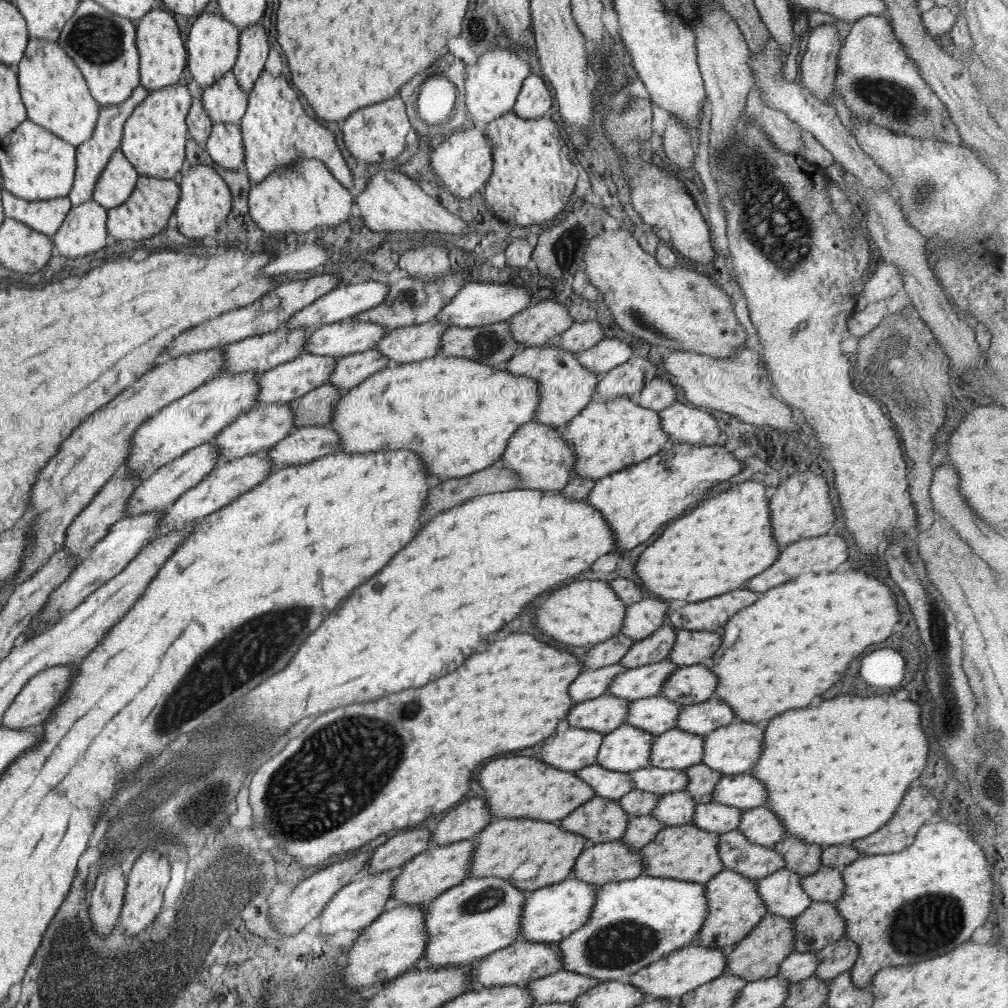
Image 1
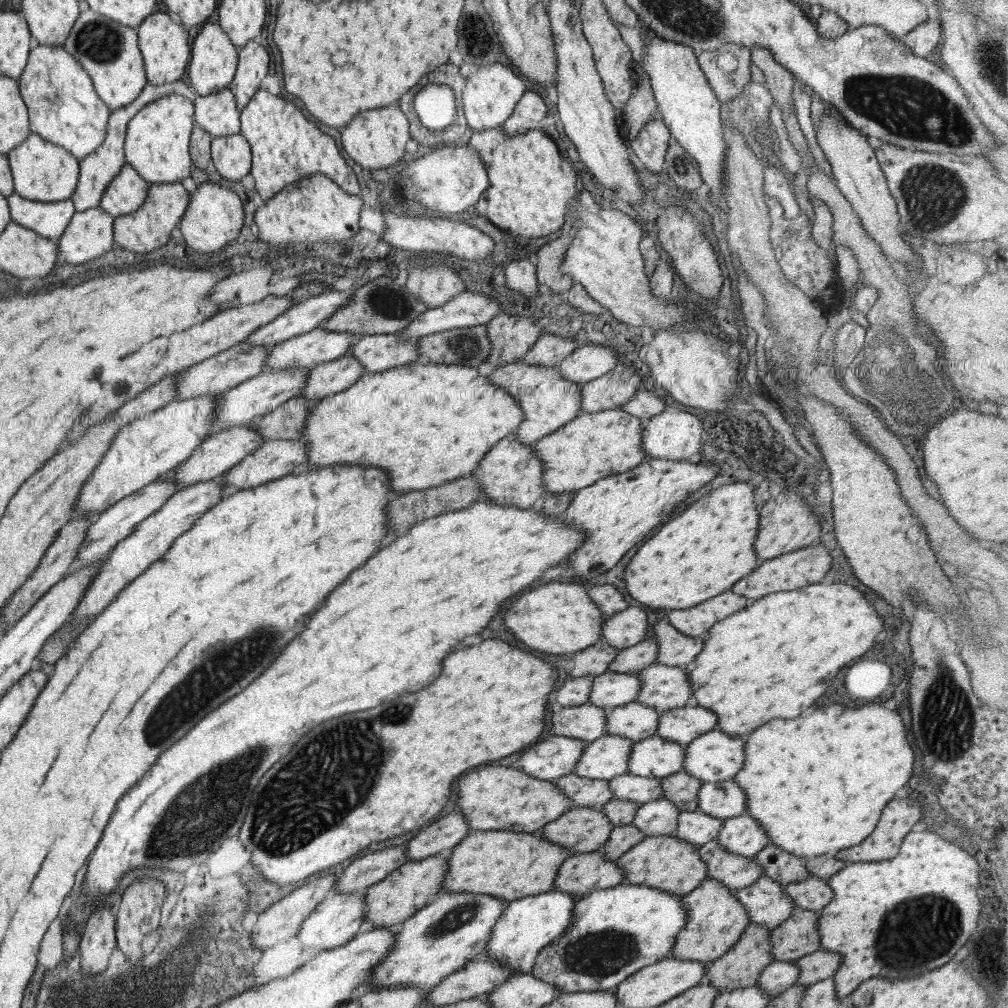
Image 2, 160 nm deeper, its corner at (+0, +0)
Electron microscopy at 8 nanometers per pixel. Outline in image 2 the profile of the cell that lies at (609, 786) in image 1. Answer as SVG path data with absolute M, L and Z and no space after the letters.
M572 773L556 778L554 785L572 800L575 807L592 808L605 804L612 798L607 780L593 780Z

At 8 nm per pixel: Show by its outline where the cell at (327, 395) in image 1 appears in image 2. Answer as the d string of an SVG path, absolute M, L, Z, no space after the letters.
M299 396L289 397L275 410L266 412L251 423L264 441L299 441L306 414L311 405Z

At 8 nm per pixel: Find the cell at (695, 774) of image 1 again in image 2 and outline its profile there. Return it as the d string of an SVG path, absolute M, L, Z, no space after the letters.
M677 771L660 779L661 797L678 808L679 812L693 812L697 810L697 791L702 784L686 772Z

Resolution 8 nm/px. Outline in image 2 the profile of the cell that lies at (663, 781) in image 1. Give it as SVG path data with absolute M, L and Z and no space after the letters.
M626 772L613 777L606 783L607 788L611 791L612 798L617 800L628 800L642 805L662 796L659 778L633 776Z

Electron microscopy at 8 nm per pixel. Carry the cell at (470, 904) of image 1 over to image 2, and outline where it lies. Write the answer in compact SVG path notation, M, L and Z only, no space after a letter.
M443 892L420 908L401 925L391 950L375 965L364 989L431 989L442 978L457 972L466 963L481 957L487 950L491 930L506 900L474 892Z

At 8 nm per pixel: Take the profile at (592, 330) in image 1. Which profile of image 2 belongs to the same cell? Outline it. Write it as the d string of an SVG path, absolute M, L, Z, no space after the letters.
M555 334L539 335L519 361L535 366L553 367L581 343L583 342L576 338L565 339Z

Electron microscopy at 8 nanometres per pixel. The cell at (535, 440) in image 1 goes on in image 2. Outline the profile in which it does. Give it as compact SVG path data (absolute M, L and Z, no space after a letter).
M510 433L507 438L499 440L484 456L479 460L479 465L474 468L469 476L479 483L479 499L485 499L499 506L515 506L516 508L530 508L534 500L543 495L543 463L533 455L533 445L525 445L515 441L515 434Z

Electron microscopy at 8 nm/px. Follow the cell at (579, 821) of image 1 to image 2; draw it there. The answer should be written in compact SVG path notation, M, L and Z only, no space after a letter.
M572 806L555 820L544 824L539 833L543 839L575 855L600 850L612 828L606 814L598 807Z

